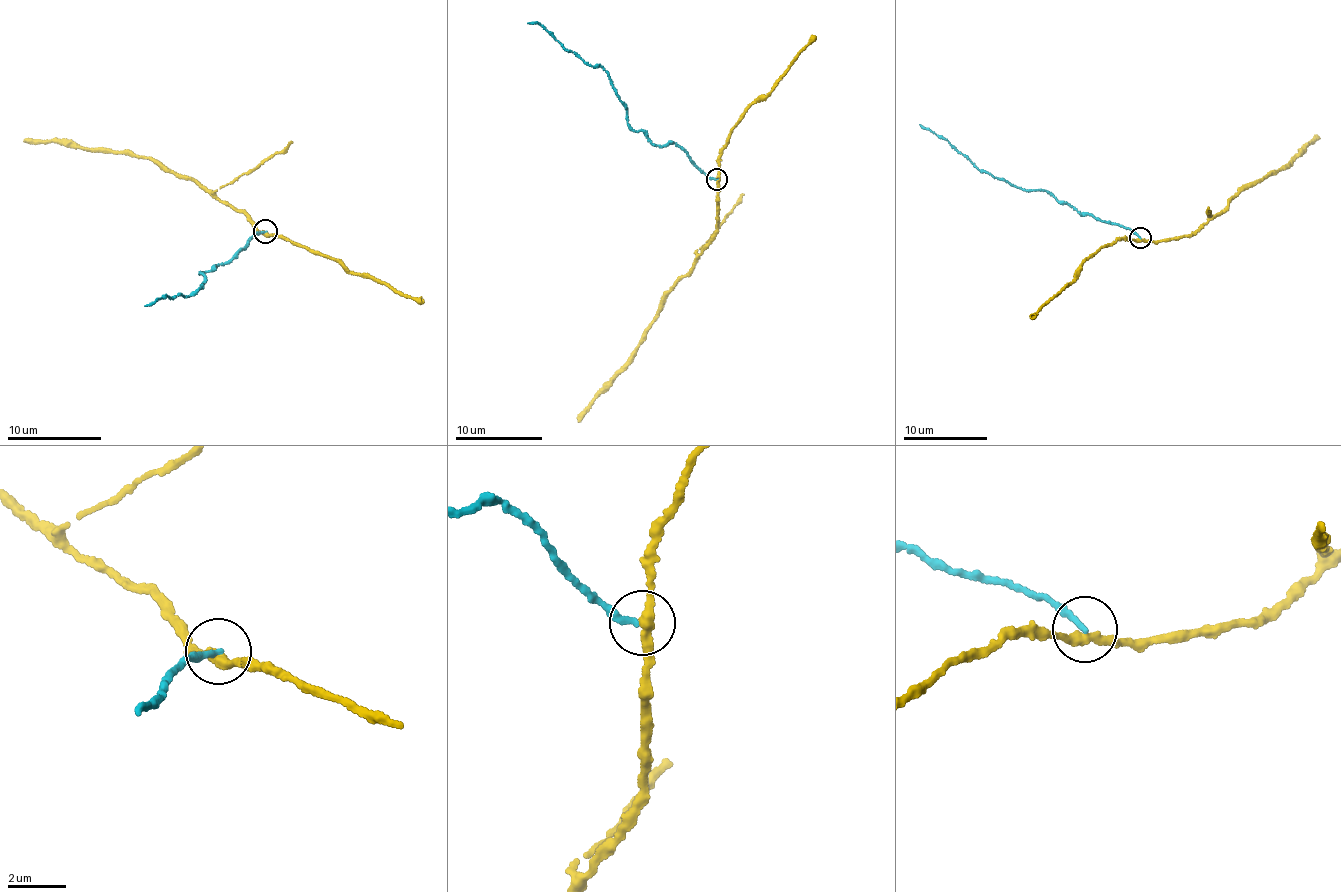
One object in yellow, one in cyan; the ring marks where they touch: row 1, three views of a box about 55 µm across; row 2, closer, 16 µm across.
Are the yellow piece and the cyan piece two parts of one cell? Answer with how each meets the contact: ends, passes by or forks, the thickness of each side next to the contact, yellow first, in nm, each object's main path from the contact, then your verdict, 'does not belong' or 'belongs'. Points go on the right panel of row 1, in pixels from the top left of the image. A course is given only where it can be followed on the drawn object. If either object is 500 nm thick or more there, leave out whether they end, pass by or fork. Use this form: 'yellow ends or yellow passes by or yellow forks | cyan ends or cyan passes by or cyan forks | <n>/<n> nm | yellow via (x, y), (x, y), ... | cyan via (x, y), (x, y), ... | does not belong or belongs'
yellow passes by | cyan ends | 320/240 nm | yellow via (1140, 238), (1156, 242), (1193, 235), (1208, 221), (1222, 214), (1240, 191), (1288, 164), (1311, 140), (1320, 137) | cyan via (1140, 237), (1118, 225), (1086, 215), (1038, 189), (1028, 191), (994, 178), (919, 124) | does not belong

